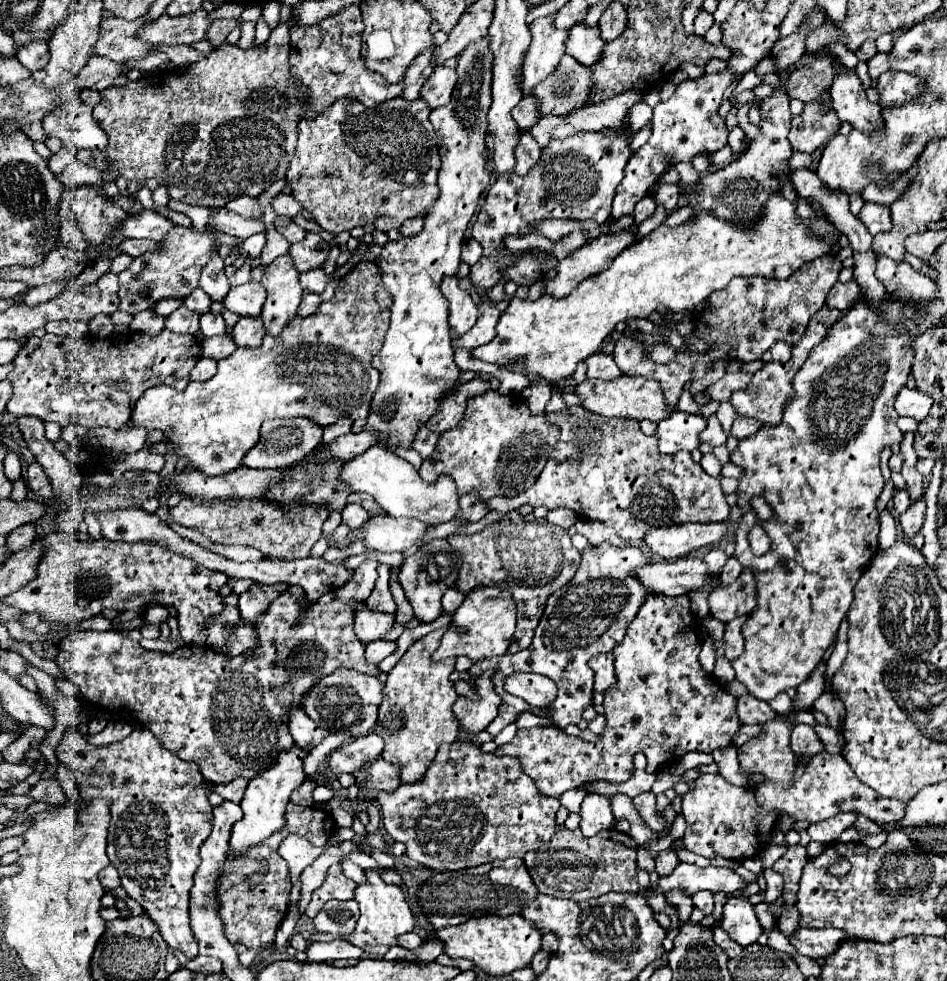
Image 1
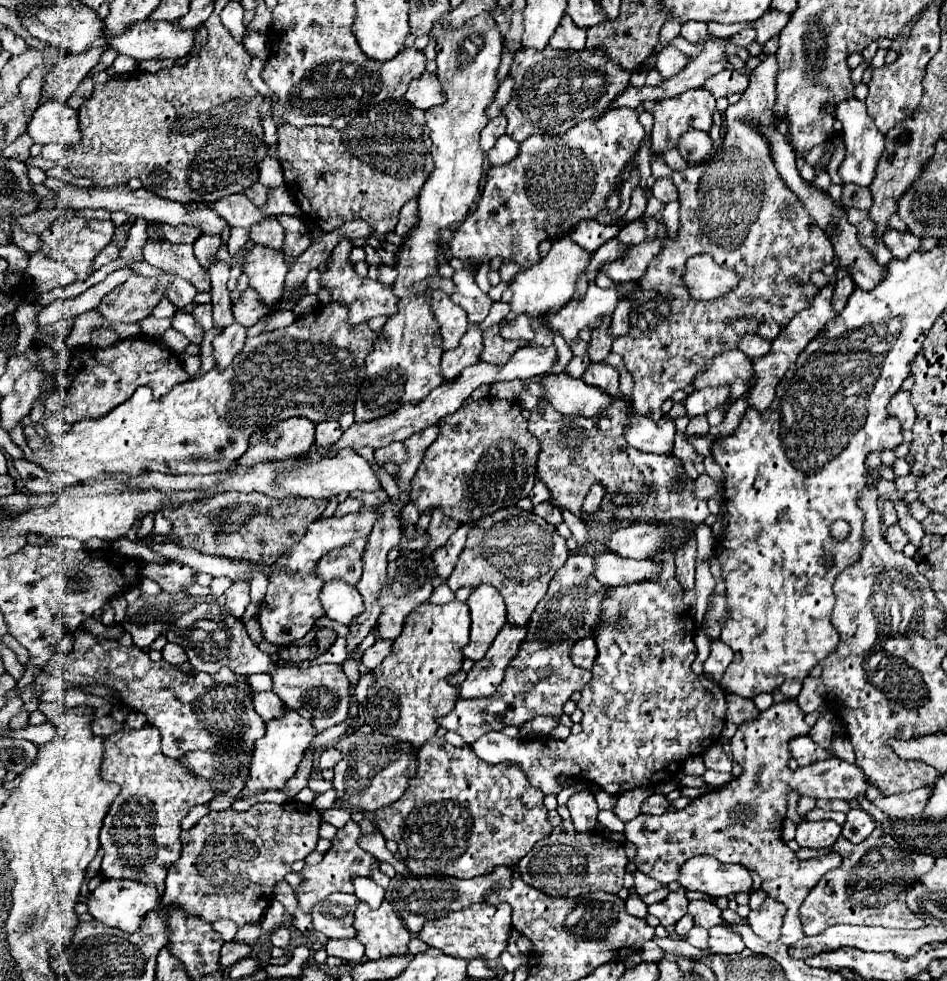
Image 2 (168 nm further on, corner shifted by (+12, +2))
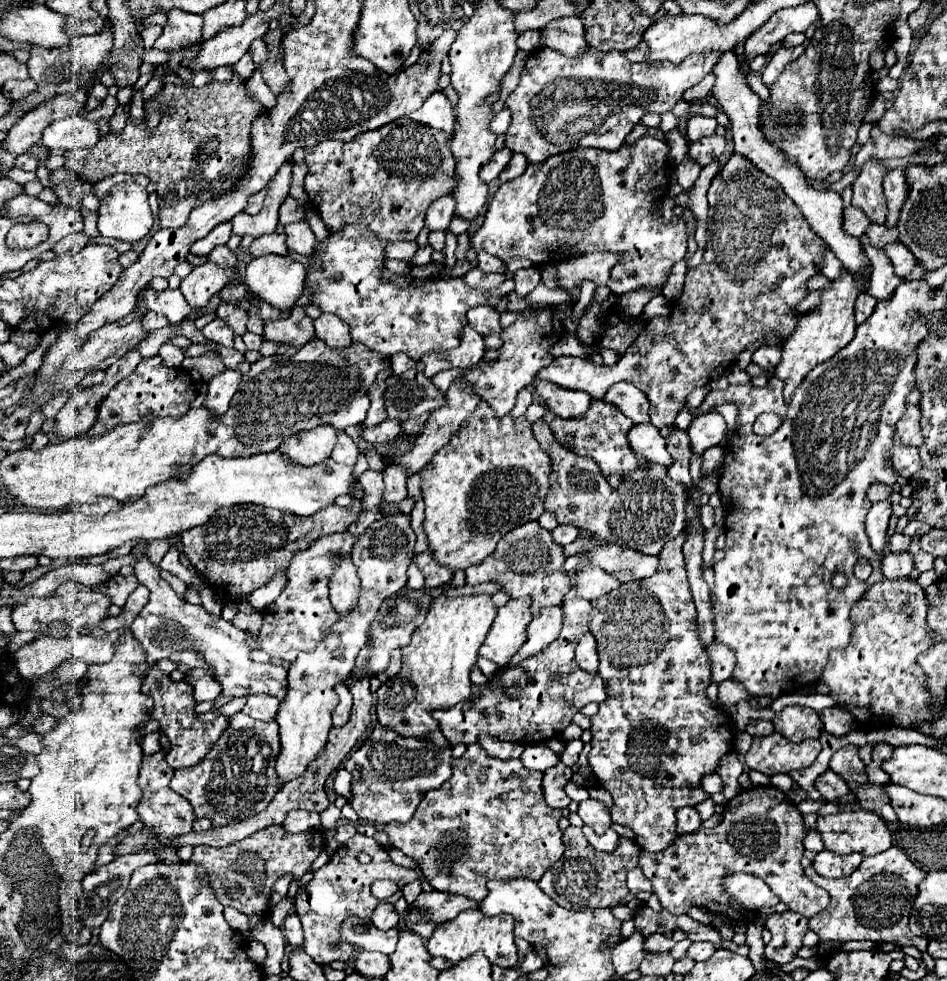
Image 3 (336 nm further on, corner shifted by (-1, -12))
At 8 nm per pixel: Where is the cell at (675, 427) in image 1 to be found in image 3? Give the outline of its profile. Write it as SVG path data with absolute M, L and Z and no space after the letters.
M639 424L633 426L627 434L631 448L645 456L649 462L661 464L661 466L671 466L673 458L667 452L667 442L665 438L659 434L659 428L655 428L653 424Z

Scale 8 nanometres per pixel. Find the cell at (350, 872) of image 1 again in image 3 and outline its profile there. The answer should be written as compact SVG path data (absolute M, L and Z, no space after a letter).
M381 902L379 908L375 908L375 912L373 912L373 916L371 916L371 922L373 922L377 928L381 928L381 930L391 930L391 928L397 926L399 914L397 914L397 910L395 910L393 904Z

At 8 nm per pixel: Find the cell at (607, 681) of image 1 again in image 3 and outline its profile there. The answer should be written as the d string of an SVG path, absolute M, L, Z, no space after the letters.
M587 632L577 650L575 650L575 658L577 664L585 670L585 672L597 672L599 670L599 656L597 656L597 648L595 648L595 638L591 636L591 632Z

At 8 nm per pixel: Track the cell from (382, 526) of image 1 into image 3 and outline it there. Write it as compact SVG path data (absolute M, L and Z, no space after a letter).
M349 532L331 534L331 536L319 538L307 550L293 556L293 560L287 568L287 584L285 584L283 592L279 594L275 604L269 604L263 610L263 626L259 632L259 648L261 650L265 650L269 656L281 658L285 662L293 662L299 652L313 652L313 648L323 640L323 636L339 620L339 616L335 614L335 610L329 602L329 580L331 580L331 572L335 570L335 556L337 554L349 554L351 548L357 544L357 540L359 540L359 536L351 536Z

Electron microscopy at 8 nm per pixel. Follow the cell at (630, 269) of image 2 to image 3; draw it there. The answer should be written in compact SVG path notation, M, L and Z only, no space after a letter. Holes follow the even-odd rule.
M641 136L635 144L625 142L619 152L577 148L573 152L563 152L547 158L539 164L529 164L523 176L505 182L495 192L483 226L471 236L471 248L475 252L487 250L489 254L509 260L509 258L529 258L535 266L549 264L549 252L561 256L575 256L595 250L623 252L623 260L613 268L611 282L607 284L613 294L621 296L639 288L663 288L675 262L685 258L687 252L687 232L683 218L673 216L671 224L665 226L661 216L653 216L651 208L667 192L667 170L671 162L667 158L667 142L653 136ZM597 176L601 182L601 194L597 198Z

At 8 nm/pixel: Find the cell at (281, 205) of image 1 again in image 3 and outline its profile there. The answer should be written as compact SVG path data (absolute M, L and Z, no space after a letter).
M263 188L263 190L259 190L255 196L251 196L251 198L249 198L249 204L247 204L247 208L245 208L245 212L247 212L247 214L259 214L261 208L263 208L265 196L267 196L267 188Z

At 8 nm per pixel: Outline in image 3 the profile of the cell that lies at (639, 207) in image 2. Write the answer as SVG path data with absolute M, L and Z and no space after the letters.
M713 162L701 170L701 176L697 178L695 186L689 192L681 192L675 196L675 204L691 210L697 218L697 232L695 240L699 248L705 248L707 236L705 236L705 222L707 222L707 188L711 184L711 178L719 172L719 162Z

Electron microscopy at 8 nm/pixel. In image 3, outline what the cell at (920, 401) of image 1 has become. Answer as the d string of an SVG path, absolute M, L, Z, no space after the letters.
M911 404L905 412L905 416L897 424L897 434L905 446L921 446L923 436L919 428L919 418L921 418L921 408Z

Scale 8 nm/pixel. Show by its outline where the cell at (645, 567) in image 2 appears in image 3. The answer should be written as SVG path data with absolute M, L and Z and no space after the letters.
M593 564L583 566L575 578L577 594L585 600L597 600L599 596L605 596L607 592L617 590L619 586L621 582L615 580L615 576L611 576L609 572L603 572L601 568L595 568Z

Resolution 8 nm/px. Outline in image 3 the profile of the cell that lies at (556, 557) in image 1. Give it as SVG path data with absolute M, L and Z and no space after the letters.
M527 522L507 532L507 536L499 540L499 548L495 548L487 560L465 570L467 584L475 586L481 582L497 582L501 590L509 594L509 598L531 596L531 616L537 616L543 608L561 606L565 592L571 588L571 576L563 570L565 558L563 546L555 544L545 528L541 528L537 522Z

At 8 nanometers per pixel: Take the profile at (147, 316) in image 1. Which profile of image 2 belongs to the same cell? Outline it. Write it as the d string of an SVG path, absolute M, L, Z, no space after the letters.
M148 316L140 322L142 326L142 332L150 338L160 338L168 328L172 328L172 320L170 318L164 318L164 320L158 320L154 316Z

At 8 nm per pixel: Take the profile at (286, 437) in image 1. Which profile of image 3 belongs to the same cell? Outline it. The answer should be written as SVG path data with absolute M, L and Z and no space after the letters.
M319 424L319 428L307 432L303 430L283 440L279 452L283 452L291 462L309 468L313 464L327 460L335 448L335 442L337 442L337 430Z

